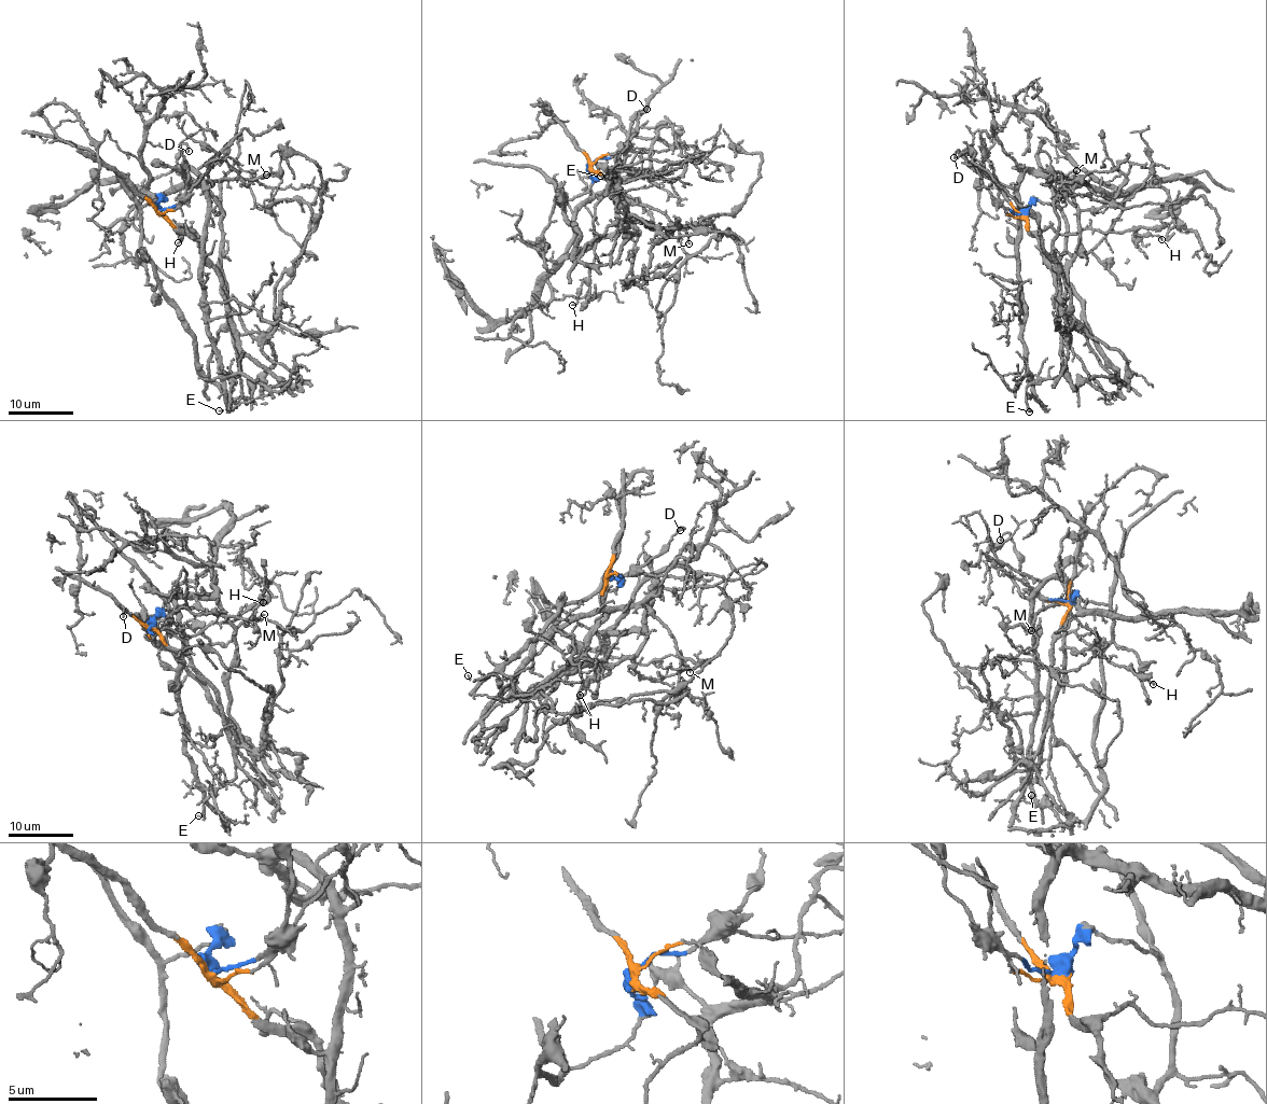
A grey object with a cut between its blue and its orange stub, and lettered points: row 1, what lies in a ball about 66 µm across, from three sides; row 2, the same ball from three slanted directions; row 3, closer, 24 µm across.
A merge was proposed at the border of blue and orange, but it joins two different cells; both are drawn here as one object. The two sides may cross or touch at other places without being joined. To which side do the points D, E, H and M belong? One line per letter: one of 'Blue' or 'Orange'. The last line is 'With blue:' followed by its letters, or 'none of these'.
D: Blue
E: Orange
H: Orange
M: Blue
With blue: D, M

